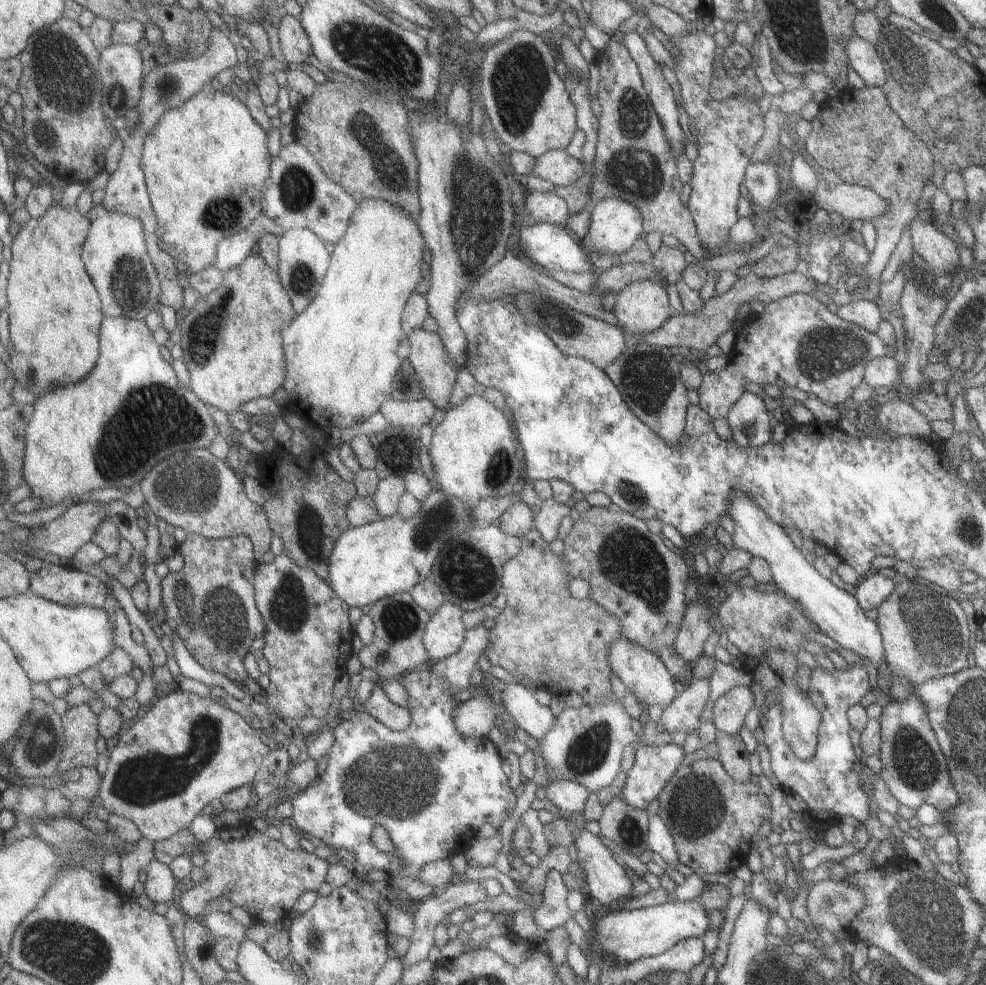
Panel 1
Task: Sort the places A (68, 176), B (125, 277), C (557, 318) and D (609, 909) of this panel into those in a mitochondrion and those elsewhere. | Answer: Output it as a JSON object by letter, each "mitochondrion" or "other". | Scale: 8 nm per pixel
{"A":"other","B":"mitochondrion","C":"mitochondrion","D":"other"}

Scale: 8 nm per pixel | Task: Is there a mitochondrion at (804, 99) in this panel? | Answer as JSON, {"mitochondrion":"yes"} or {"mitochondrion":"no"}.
{"mitochondrion":"no"}

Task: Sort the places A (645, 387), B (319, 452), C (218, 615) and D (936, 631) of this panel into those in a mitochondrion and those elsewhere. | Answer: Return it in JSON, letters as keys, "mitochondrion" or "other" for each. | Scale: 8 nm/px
{"A":"mitochondrion","B":"other","C":"mitochondrion","D":"mitochondrion"}

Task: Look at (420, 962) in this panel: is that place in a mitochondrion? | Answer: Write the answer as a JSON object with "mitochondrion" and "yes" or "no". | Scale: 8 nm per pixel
{"mitochondrion":"no"}

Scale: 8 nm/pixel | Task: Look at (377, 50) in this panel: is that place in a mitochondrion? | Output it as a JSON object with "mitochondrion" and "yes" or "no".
{"mitochondrion":"yes"}

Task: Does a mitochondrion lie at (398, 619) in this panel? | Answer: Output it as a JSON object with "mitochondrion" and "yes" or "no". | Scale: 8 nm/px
{"mitochondrion":"yes"}

